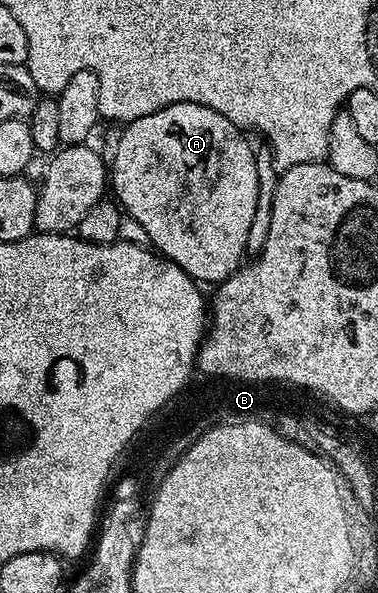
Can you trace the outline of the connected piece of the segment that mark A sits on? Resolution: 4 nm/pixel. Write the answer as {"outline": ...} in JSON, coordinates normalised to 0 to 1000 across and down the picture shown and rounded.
{"outline":[[[500,170],[439,177],[397,194],[376,194],[336,206],[325,218],[296,272],[291,265],[291,319],[307,324],[302,332],[320,354],[365,369],[410,425],[481,450],[511,474],[595,474],[648,438],[661,376],[683,344],[672,245],[646,233],[653,229],[635,212],[608,207],[608,201],[556,180]]]}

